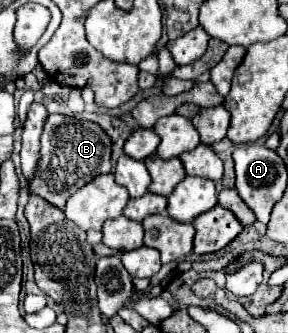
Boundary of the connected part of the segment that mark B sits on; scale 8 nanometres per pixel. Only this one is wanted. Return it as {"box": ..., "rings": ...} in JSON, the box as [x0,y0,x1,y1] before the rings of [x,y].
{"box":[29,115,111,209],"rings":[[[49,115],[45,131],[41,137],[41,157],[37,171],[29,181],[29,193],[43,197],[47,203],[65,209],[67,199],[95,177],[111,171],[111,139],[109,135],[93,121],[67,117],[67,115]]]}

